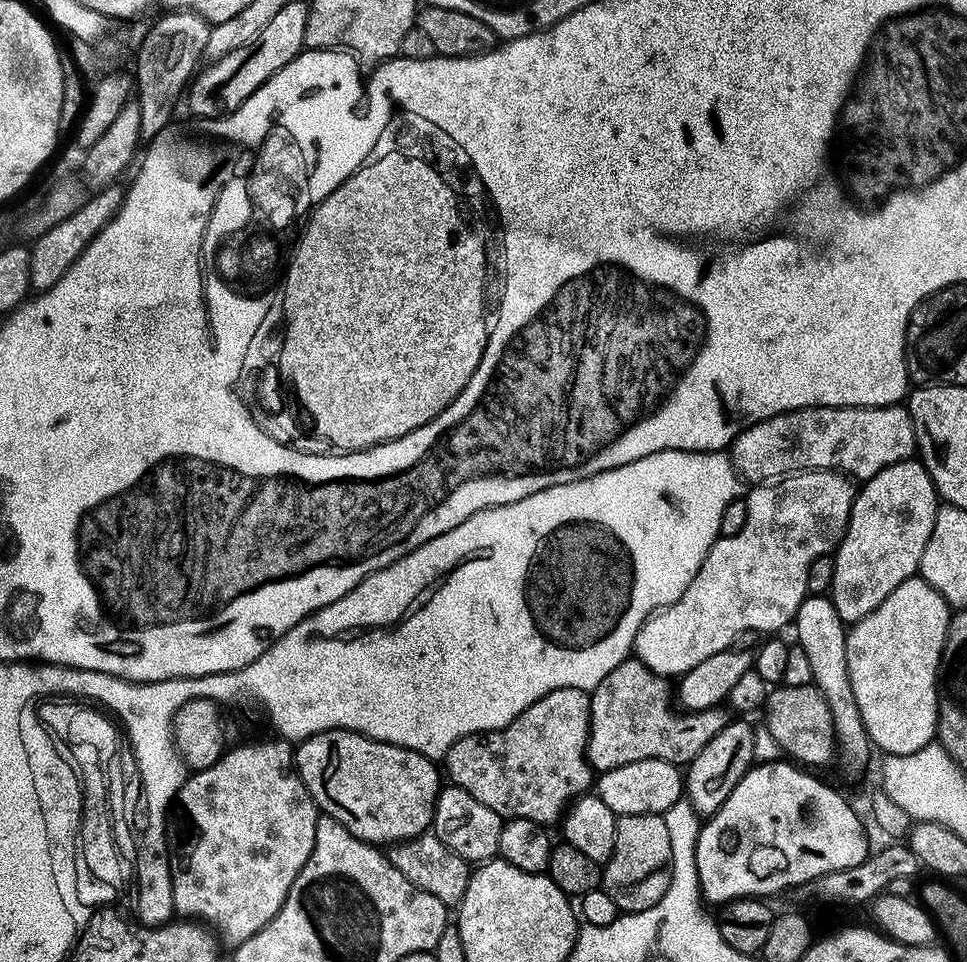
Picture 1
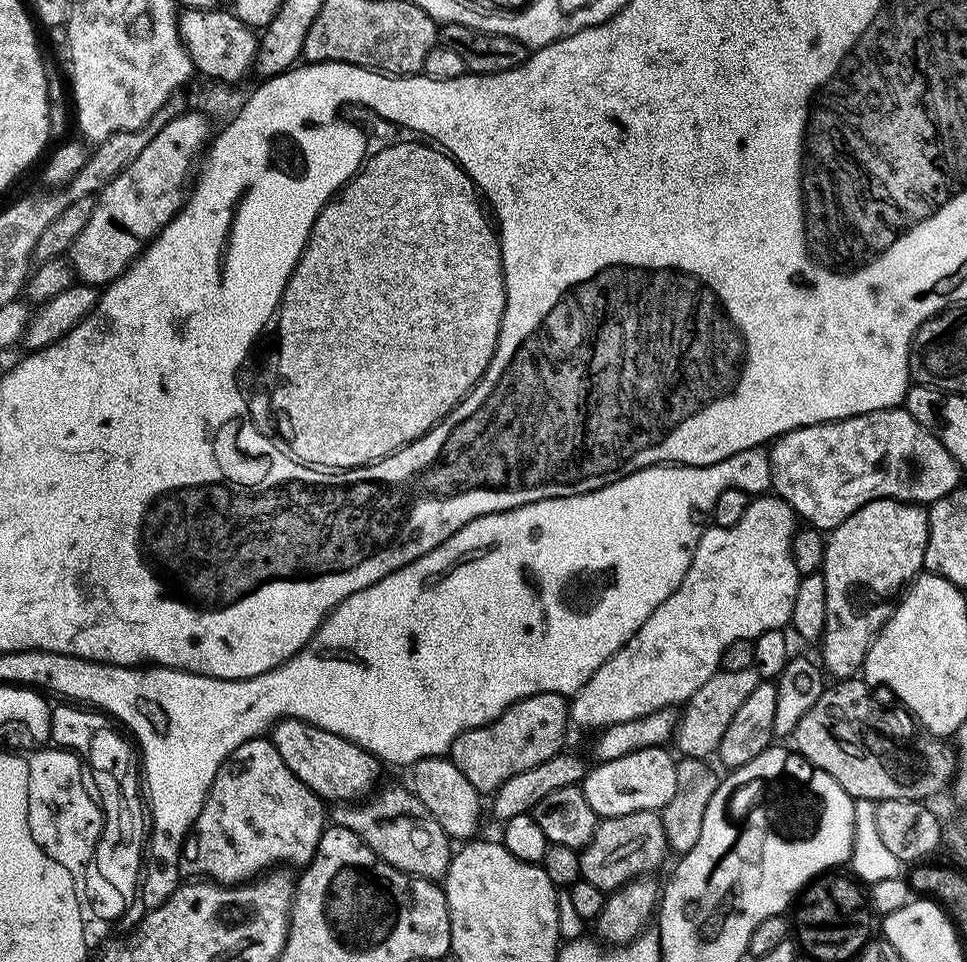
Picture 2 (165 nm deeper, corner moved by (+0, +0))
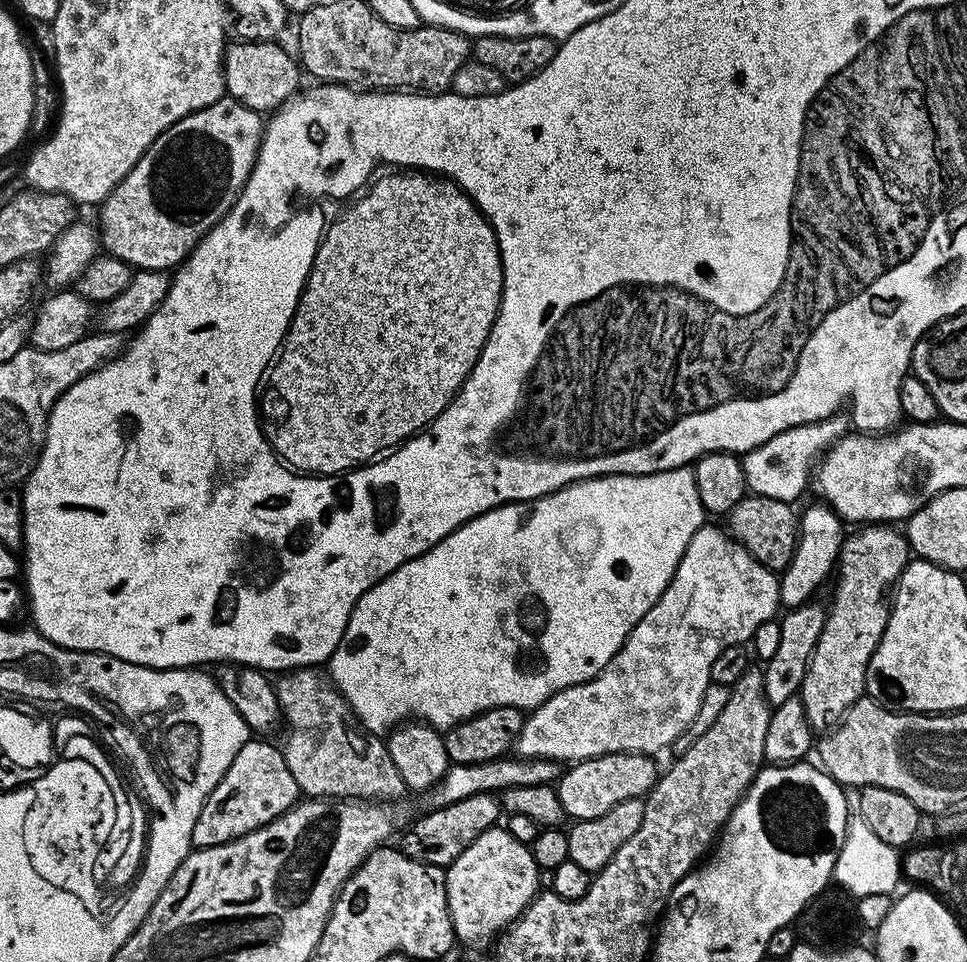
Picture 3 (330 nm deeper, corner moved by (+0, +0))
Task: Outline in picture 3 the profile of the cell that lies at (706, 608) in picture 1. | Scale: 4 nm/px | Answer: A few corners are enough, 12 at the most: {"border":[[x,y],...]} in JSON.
{"border":[[702,526],[593,680],[527,713],[530,760],[657,754],[780,581]]}

